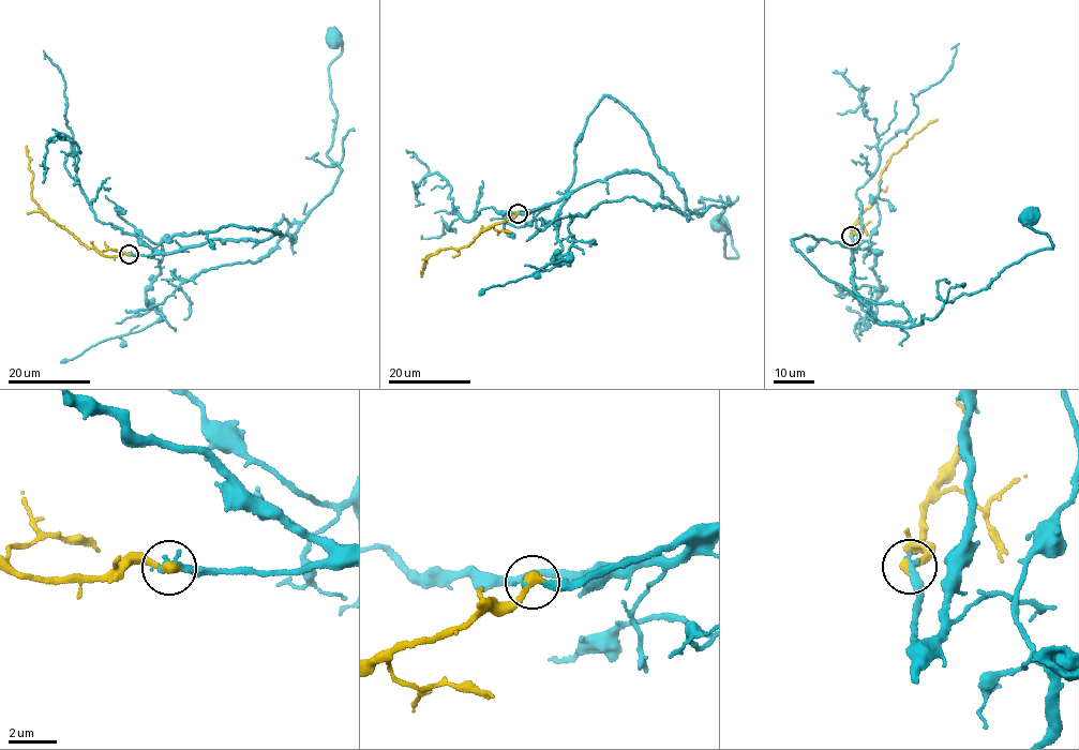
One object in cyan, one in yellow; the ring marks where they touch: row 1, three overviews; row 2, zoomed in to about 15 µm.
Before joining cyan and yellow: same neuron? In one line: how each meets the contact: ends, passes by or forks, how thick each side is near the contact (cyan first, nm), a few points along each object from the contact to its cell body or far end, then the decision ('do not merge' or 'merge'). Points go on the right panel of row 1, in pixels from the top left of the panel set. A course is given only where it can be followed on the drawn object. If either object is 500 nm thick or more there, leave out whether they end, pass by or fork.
cyan ends; yellow ends; calibres 240 and 400 nm; course cyan (851, 236), (856, 291), (901, 305), (914, 326), (1027, 255), (1052, 248), (1029, 216); course yellow (851, 237), (859, 215), (873, 204), (881, 174), (893, 153), (938, 119); merge

